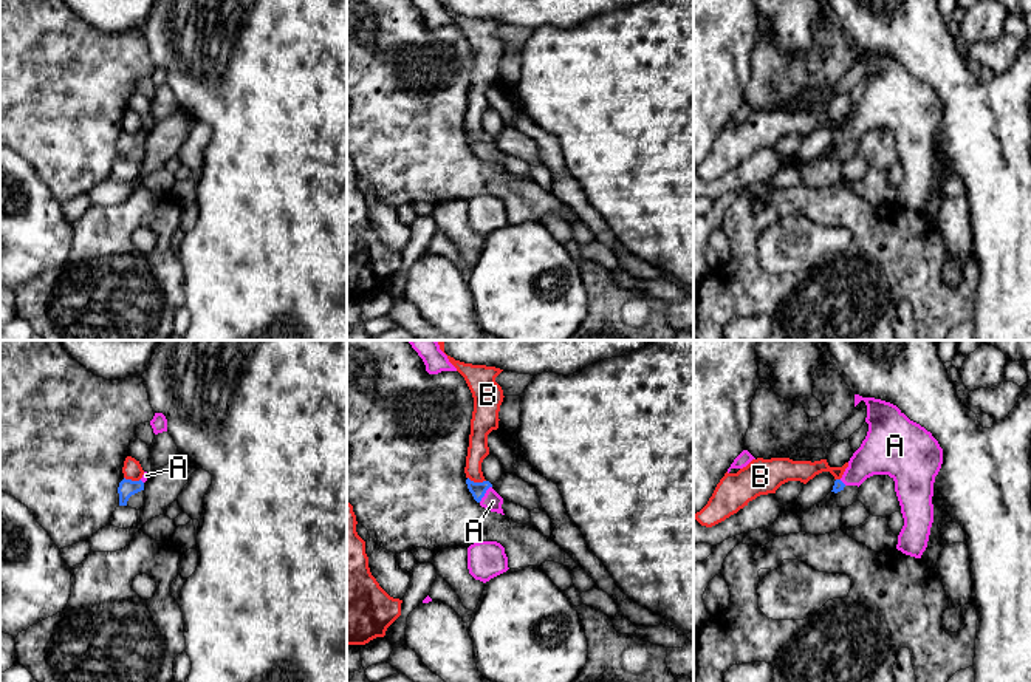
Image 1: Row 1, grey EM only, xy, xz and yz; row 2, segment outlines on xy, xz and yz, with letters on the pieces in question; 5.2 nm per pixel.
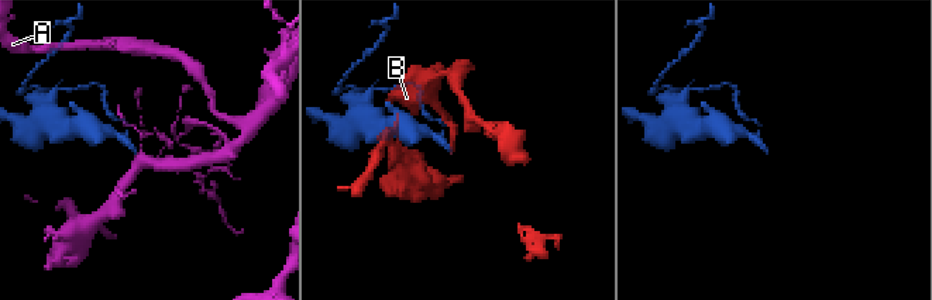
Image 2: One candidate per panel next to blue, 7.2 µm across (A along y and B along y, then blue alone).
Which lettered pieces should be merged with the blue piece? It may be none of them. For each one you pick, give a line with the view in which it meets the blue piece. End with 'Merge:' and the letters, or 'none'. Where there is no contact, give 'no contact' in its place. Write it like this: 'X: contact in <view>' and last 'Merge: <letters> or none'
A: contact in xz
Merge: A

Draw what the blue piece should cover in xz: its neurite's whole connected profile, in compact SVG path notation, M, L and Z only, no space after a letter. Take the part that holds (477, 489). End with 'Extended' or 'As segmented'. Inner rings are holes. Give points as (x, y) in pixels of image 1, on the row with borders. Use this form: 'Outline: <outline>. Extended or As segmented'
Outline: M468 478L466 484L474 500L481 507L505 515L502 509L503 498L492 489L492 484L489 481L474 483Z. Extended

